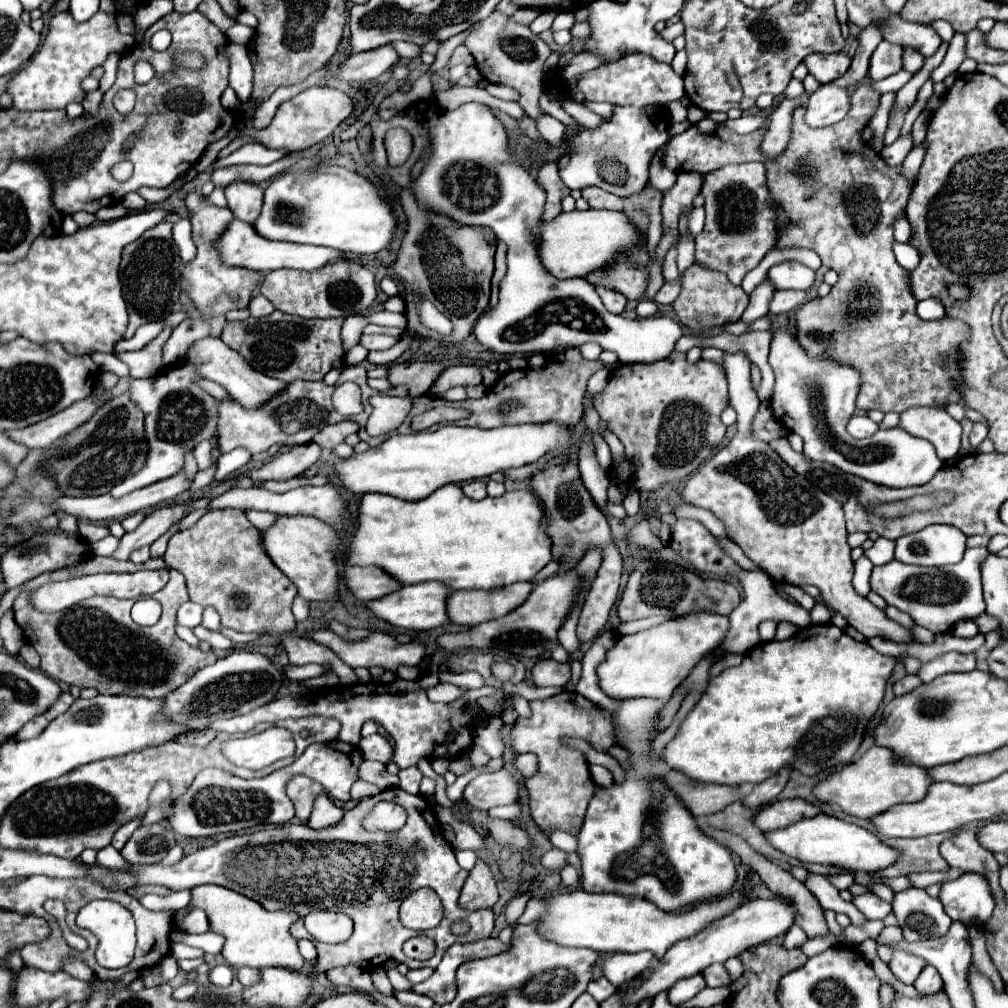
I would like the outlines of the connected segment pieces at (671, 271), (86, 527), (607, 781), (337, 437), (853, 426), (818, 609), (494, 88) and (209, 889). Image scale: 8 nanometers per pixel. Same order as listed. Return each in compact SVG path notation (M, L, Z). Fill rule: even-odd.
M671 247L667 257L665 257L665 263L663 263L665 281L675 281L679 277L679 271L677 271L677 265L675 265L675 255L677 255L677 251L675 251L675 247Z
M79 521L77 525L79 525L79 535L87 541L99 541L109 535L109 529L105 525L95 525L95 523L85 523L85 521Z
M591 765L591 775L593 775L593 781L599 785L611 785L613 783L613 775L601 765Z
M343 421L343 423L327 425L327 427L323 427L323 429L313 437L313 441L315 441L317 445L321 445L321 447L333 449L333 447L337 447L339 443L343 443L347 435L357 433L357 429L359 429L359 427L357 427L355 421Z
M853 415L851 421L847 423L847 431L849 431L849 435L853 435L855 439L871 437L877 429L879 429L879 425L873 423L867 415Z
M817 602L817 605L815 605L813 611L811 611L811 621L813 625L827 624L830 622L831 617L832 612L829 611L823 602Z
M487 85L487 91L493 95L493 97L499 97L499 99L505 99L505 101L517 101L517 91L515 89L509 89L509 87L501 87L501 85Z
M199 885L191 889L193 899L191 905L203 909L209 917L211 931L221 933L225 937L225 947L221 955L225 961L239 967L267 969L267 967L283 967L289 971L299 971L305 963L297 949L297 939L291 937L289 927L297 921L297 913L293 911L267 911L263 905L249 897L241 897L241 893L233 893L229 889L221 889L219 885Z

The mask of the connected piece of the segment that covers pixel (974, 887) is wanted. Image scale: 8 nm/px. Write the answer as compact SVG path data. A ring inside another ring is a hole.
M963 873L959 879L943 883L939 899L945 913L965 925L983 925L995 909L989 885L977 873Z

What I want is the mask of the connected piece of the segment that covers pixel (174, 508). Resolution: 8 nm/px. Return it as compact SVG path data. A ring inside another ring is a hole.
M163 505L157 507L153 513L149 513L145 517L145 521L131 533L125 533L119 539L119 547L117 551L111 555L115 559L129 559L131 551L143 547L143 545L151 545L157 537L161 537L173 523L177 523L179 519L183 519L183 507L185 505Z

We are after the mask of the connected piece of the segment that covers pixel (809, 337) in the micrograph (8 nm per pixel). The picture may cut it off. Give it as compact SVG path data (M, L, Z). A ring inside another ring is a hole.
M869 83L859 85L851 95L849 113L835 125L823 129L811 129L803 121L803 107L793 113L793 137L787 151L773 163L759 153L759 143L763 131L749 135L737 135L731 129L715 123L713 119L703 119L697 125L691 125L685 133L675 135L665 145L661 163L673 171L699 171L709 173L719 167L739 163L739 161L763 161L769 177L769 191L777 205L785 209L793 221L787 231L779 227L777 247L807 247L813 249L825 267L831 267L839 273L839 281L833 285L827 297L813 299L797 311L797 337L801 347L815 357L837 359L845 365L857 367L861 371L871 369L877 373L877 379L861 385L857 403L861 411L879 409L883 413L895 411L901 413L915 405L937 405L945 407L947 403L961 401L957 391L957 347L969 339L969 327L957 319L939 319L939 321L921 321L915 313L917 299L909 291L907 271L895 261L893 255L893 223L897 215L905 211L911 187L903 177L901 167L891 169L885 161L861 141L859 133L869 123L879 105L879 93L871 89Z

